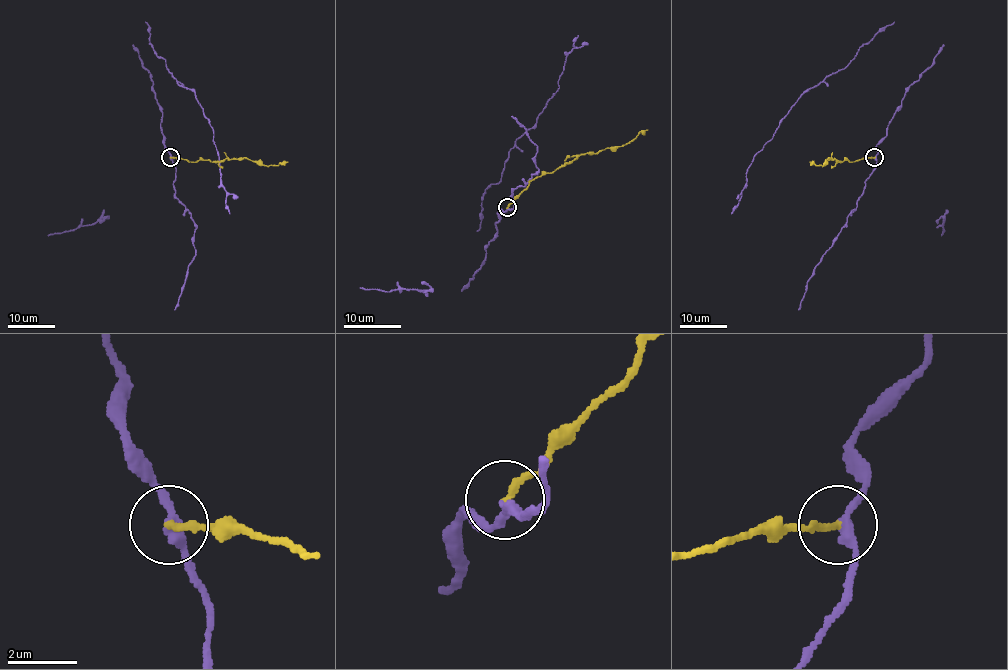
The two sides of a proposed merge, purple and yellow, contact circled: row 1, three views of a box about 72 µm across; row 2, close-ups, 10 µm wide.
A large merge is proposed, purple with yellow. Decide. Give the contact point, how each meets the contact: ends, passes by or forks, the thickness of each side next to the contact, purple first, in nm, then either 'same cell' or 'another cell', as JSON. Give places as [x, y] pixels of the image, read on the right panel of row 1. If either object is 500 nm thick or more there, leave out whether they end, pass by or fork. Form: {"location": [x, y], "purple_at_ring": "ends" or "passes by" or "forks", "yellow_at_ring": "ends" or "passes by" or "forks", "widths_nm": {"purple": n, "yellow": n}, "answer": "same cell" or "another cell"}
{"location": [874, 157], "purple_at_ring": "passes by", "yellow_at_ring": "ends", "widths_nm": {"purple": 280, "yellow": 190}, "answer": "another cell"}

